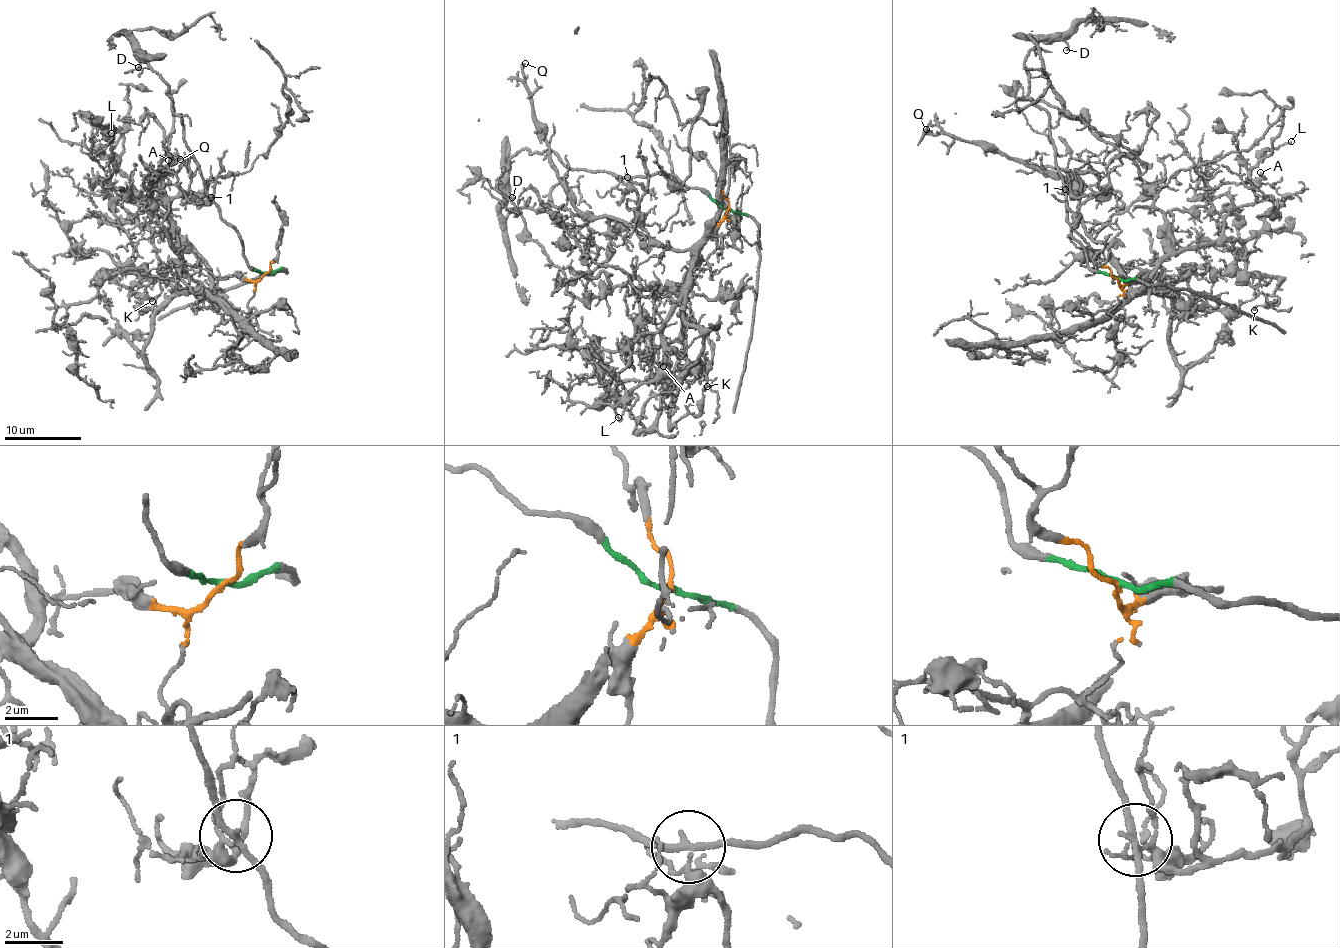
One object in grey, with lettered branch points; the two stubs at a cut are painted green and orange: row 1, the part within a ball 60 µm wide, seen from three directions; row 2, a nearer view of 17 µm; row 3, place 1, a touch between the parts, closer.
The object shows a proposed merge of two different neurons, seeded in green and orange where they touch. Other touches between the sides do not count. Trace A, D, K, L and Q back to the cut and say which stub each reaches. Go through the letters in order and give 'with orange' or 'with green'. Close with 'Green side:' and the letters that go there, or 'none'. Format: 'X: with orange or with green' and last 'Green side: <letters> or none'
A: with orange
D: with green
K: with orange
L: with orange
Q: with orange
Green side: D

